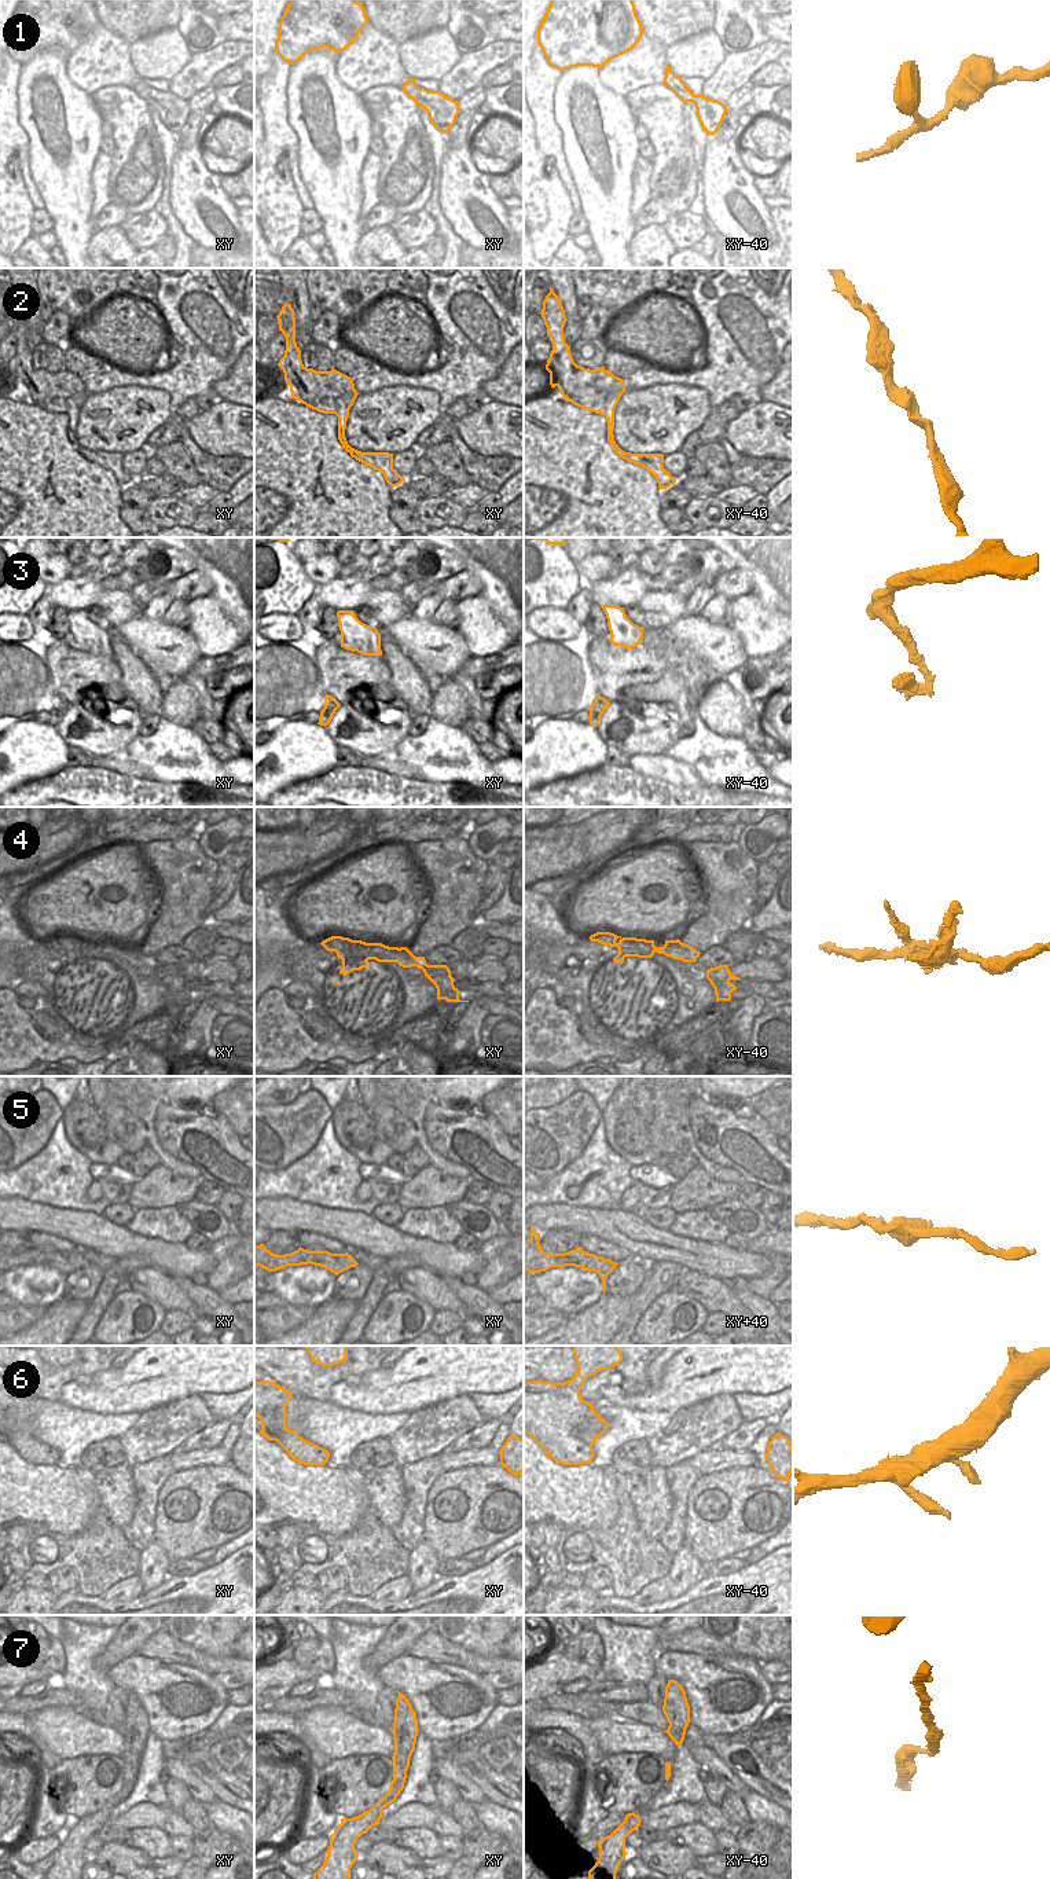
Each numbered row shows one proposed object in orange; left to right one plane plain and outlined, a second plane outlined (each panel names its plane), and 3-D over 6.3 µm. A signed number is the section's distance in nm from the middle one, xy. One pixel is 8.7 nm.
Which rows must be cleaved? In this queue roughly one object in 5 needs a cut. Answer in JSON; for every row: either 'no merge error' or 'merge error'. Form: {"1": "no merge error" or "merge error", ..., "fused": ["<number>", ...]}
{"1": "no merge error", "2": "no merge error", "3": "no merge error", "4": "no merge error", "5": "merge error", "6": "no merge error", "7": "no merge error", "fused": ["5"]}

